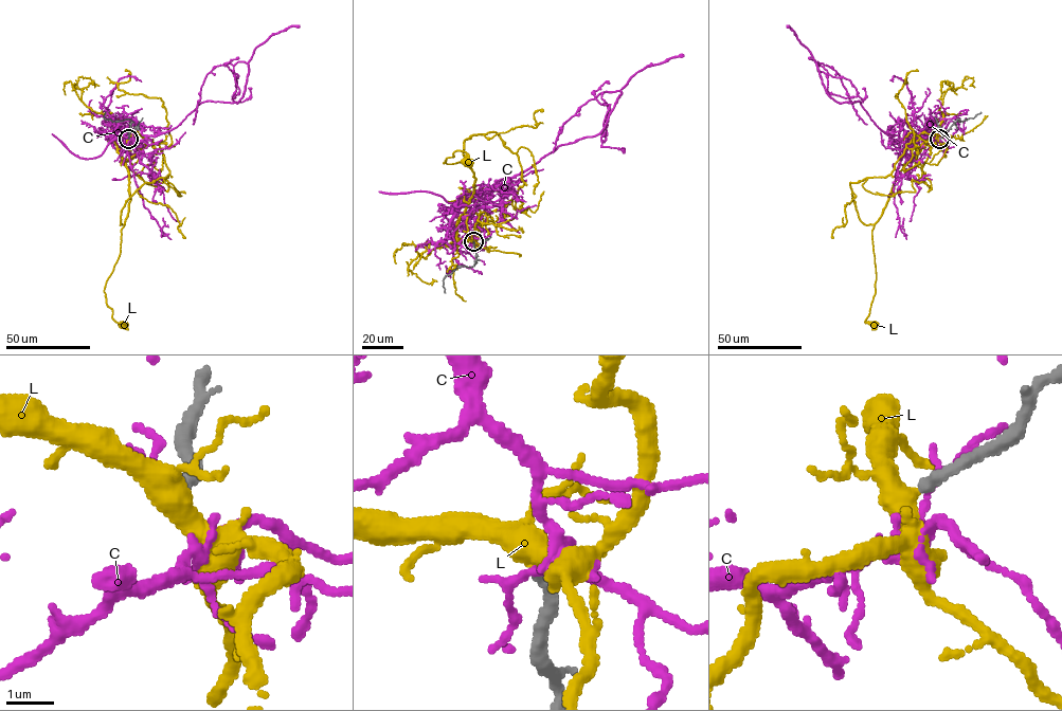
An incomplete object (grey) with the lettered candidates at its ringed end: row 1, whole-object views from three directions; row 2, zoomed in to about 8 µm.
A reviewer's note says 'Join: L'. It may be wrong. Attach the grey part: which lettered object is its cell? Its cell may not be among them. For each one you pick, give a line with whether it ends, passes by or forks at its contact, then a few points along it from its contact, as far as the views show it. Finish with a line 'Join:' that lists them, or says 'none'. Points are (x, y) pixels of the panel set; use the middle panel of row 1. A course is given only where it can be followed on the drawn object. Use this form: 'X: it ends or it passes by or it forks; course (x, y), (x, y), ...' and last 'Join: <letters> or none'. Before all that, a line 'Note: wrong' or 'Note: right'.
Note: right
L: it forks; course (473, 241), (456, 240), (472, 171), (465, 159), (443, 163), (456, 150), (466, 161)
Join: L

